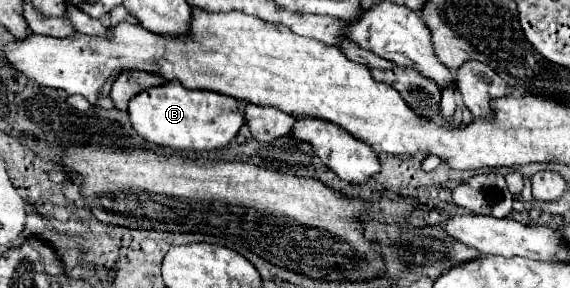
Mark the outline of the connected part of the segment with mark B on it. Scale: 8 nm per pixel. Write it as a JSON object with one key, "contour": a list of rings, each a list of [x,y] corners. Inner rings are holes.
{"contour":[[[172,80],[136,94],[128,102],[132,128],[150,144],[172,150],[216,150],[224,148],[244,124],[244,112],[236,98],[212,90],[188,90]]]}

